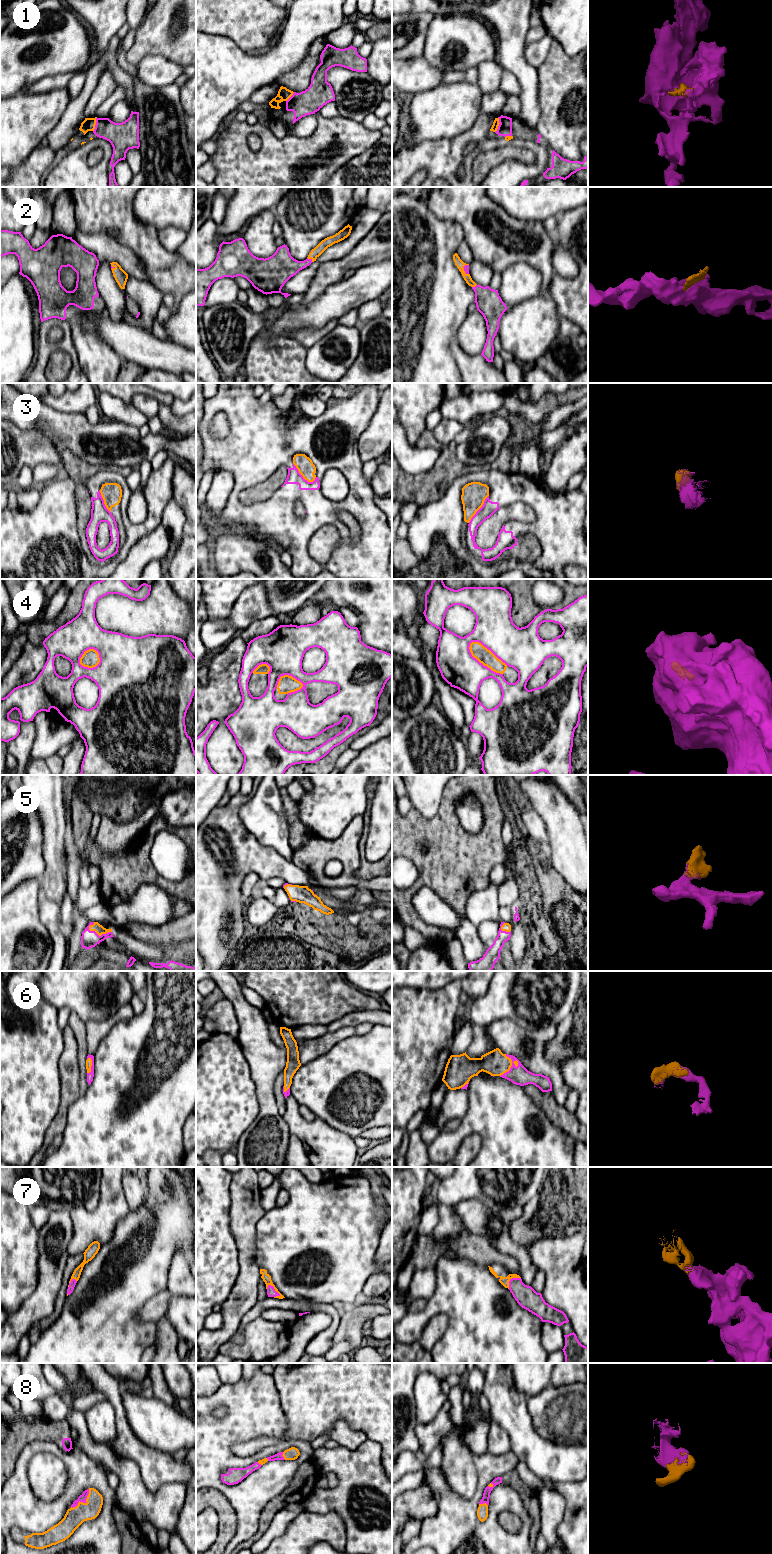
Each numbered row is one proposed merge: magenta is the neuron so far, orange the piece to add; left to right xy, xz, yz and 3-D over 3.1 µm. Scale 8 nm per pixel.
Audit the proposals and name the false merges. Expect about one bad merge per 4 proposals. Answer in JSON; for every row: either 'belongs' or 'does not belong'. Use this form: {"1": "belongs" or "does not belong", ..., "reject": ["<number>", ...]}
{"1": "belongs", "2": "belongs", "3": "does not belong", "4": "does not belong", "5": "belongs", "6": "belongs", "7": "belongs", "8": "belongs", "reject": ["3", "4"]}

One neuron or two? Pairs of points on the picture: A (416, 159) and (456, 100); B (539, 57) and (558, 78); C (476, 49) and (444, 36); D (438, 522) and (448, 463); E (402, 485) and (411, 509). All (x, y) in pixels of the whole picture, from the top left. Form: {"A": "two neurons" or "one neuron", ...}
{"A": "two neurons", "B": "two neurons", "C": "one neuron", "D": "two neurons", "E": "two neurons"}

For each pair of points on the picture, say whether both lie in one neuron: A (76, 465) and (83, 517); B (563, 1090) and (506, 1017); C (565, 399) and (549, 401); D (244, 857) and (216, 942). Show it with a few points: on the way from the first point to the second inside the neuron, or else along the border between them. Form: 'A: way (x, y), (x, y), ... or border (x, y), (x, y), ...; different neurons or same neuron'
A: way (79, 478), (83, 504); same neuron
B: way (547, 1070), (527, 1059), (510, 1037); same neuron
C: border (559, 396), (557, 406); different neurons
D: way (236, 878), (216, 898), (216, 921); same neuron

